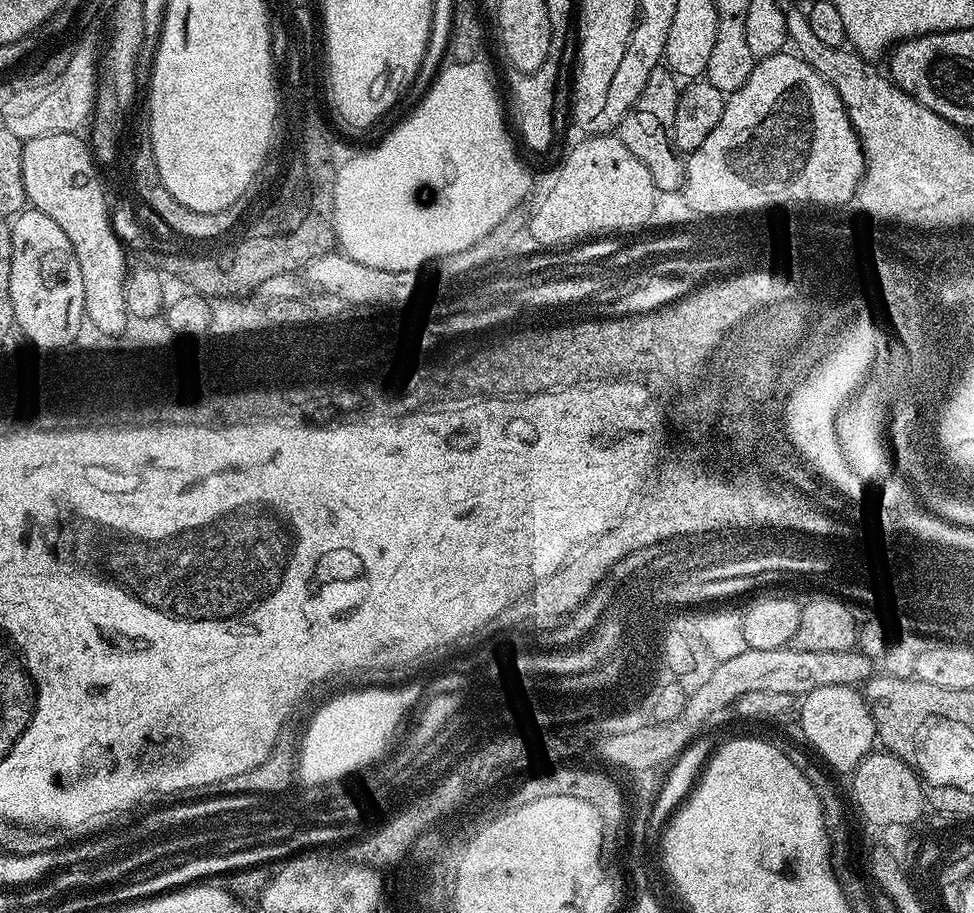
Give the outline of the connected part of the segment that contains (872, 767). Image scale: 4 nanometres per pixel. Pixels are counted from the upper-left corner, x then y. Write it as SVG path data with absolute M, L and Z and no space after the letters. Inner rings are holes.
M887 750L869 752L851 773L850 779L852 779L851 803L860 800L860 806L864 807L864 812L867 812L872 820L881 823L908 821L912 820L917 812L926 809L925 785L913 768L895 752Z

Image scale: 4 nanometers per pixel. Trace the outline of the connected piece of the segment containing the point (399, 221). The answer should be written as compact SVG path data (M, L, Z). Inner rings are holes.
M477 58L466 62L465 65L441 67L435 80L428 88L428 93L420 99L419 104L411 109L412 113L380 145L370 147L369 156L355 160L351 166L344 168L342 186L340 191L336 193L336 198L340 206L340 221L342 222L342 228L338 232L337 238L339 247L345 256L364 266L377 267L380 270L418 269L422 262L437 260L448 252L467 253L478 238L487 236L489 232L497 231L503 225L500 223L527 198L528 191L532 188L532 176L528 173L527 166L520 161L519 154L516 153L517 145L510 135L505 109L504 112L500 109L496 88L492 85L492 80L488 77L488 68L482 61L483 59Z

